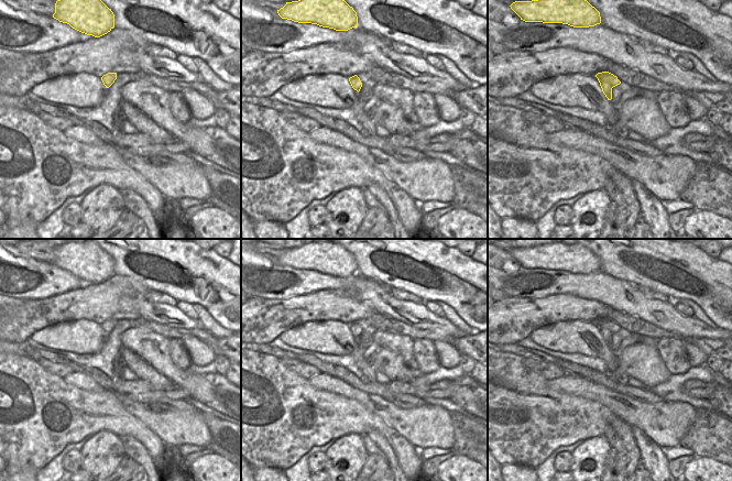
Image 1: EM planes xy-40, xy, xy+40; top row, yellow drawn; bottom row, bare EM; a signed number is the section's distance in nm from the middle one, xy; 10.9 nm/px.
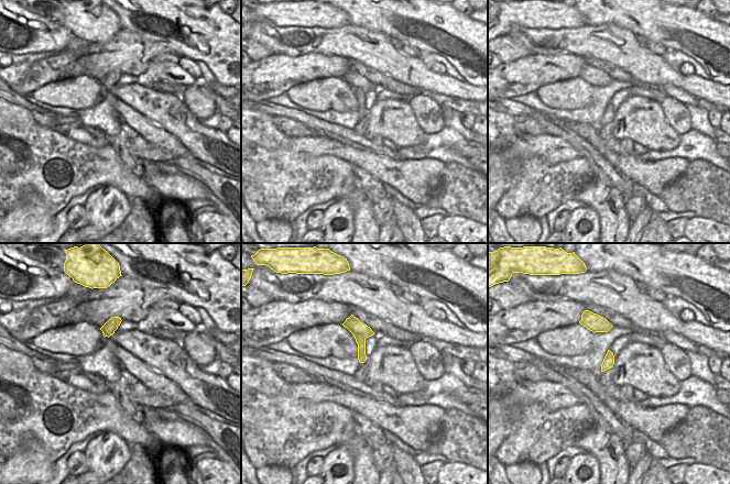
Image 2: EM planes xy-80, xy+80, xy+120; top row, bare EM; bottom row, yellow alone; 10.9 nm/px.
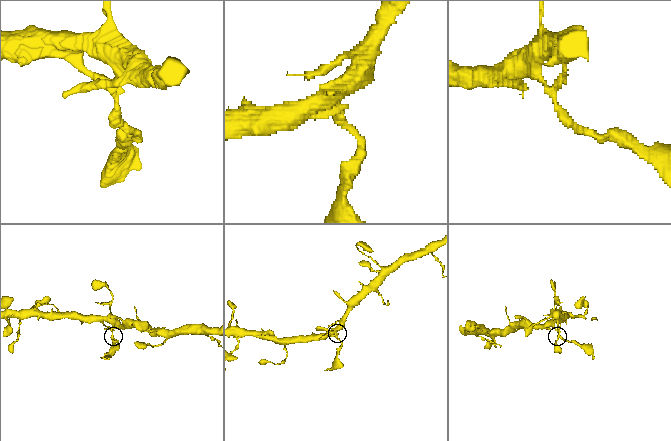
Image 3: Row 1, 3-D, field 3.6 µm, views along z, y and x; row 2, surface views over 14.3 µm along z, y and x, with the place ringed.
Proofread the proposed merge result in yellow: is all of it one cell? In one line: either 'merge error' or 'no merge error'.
merge error

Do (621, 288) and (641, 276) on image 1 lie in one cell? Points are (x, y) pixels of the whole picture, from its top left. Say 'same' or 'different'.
different

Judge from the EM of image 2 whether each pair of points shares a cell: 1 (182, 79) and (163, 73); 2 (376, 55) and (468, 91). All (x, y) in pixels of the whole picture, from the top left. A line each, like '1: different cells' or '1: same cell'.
1: same cell
2: same cell

